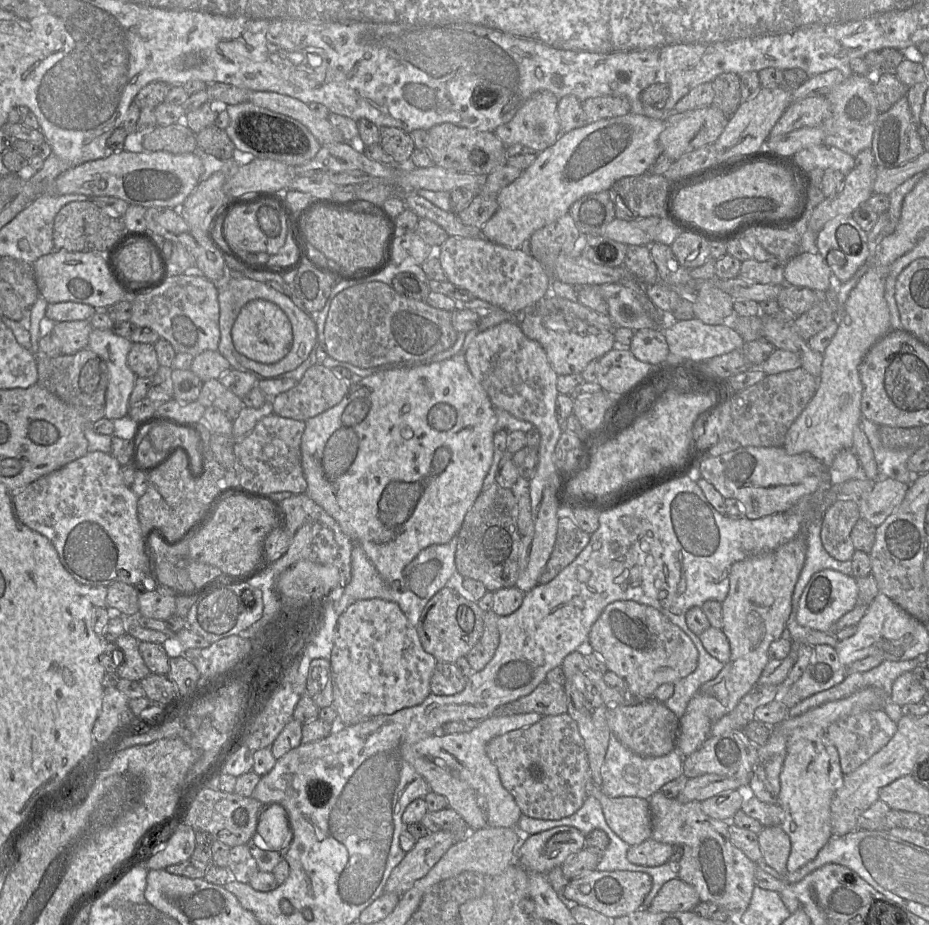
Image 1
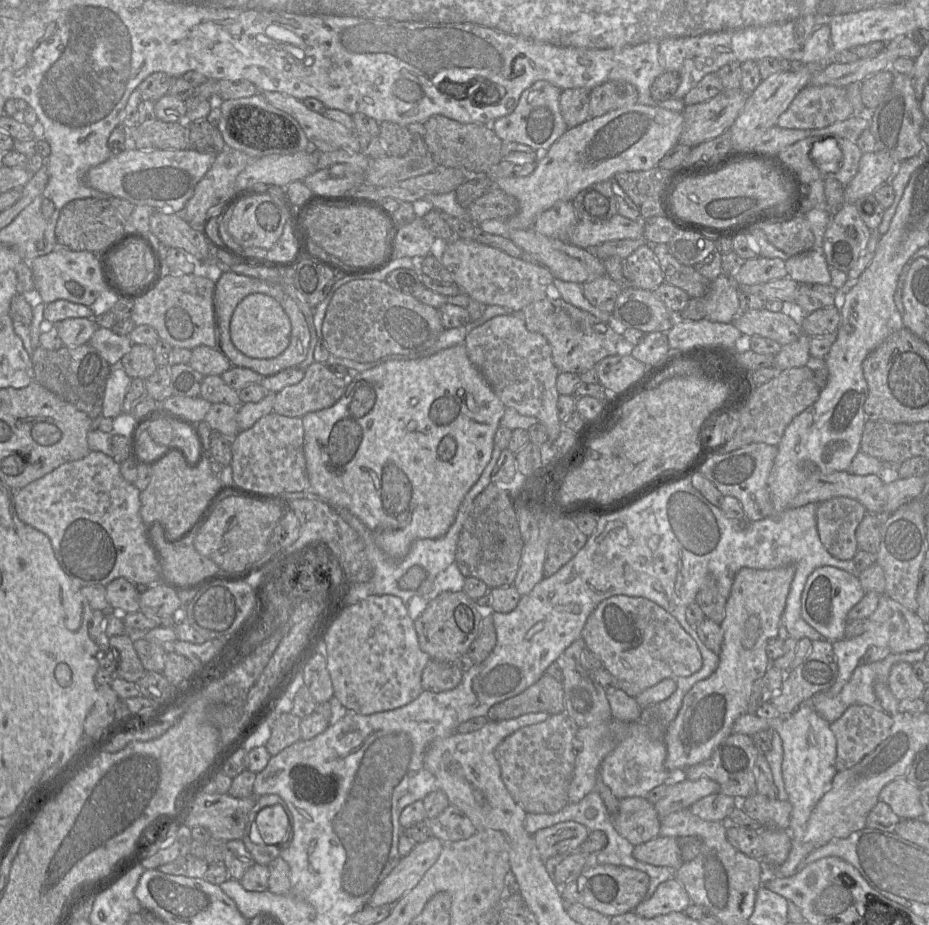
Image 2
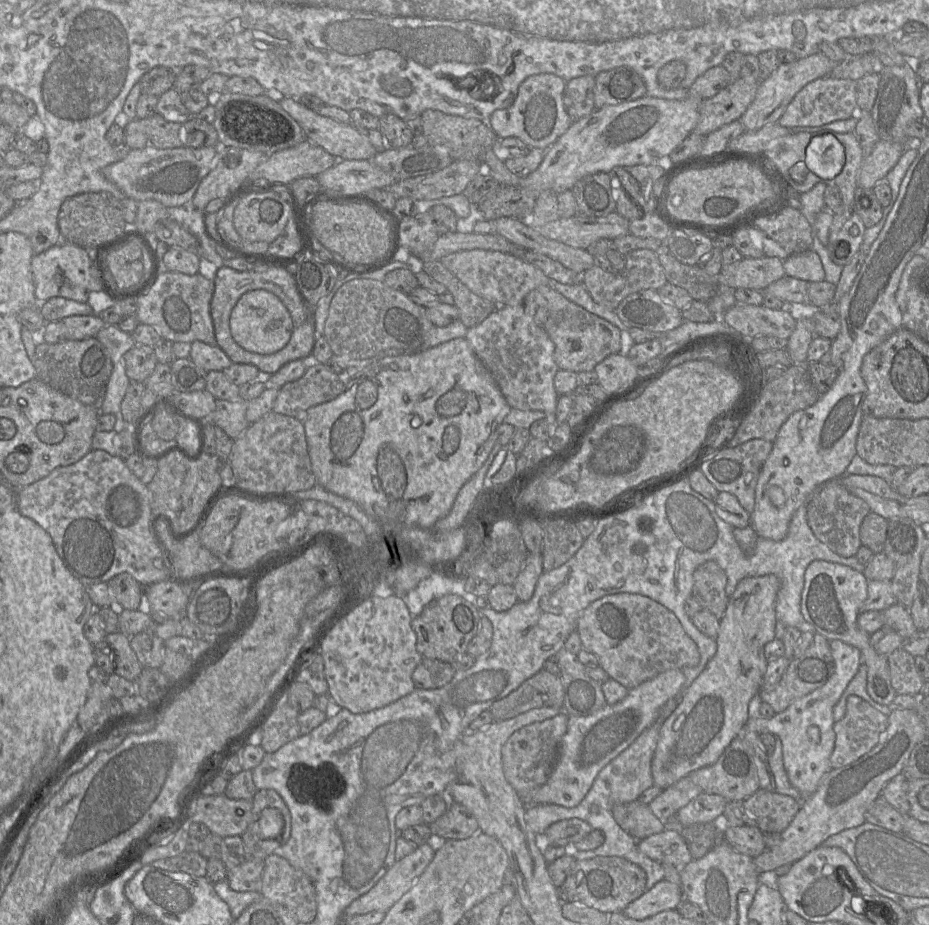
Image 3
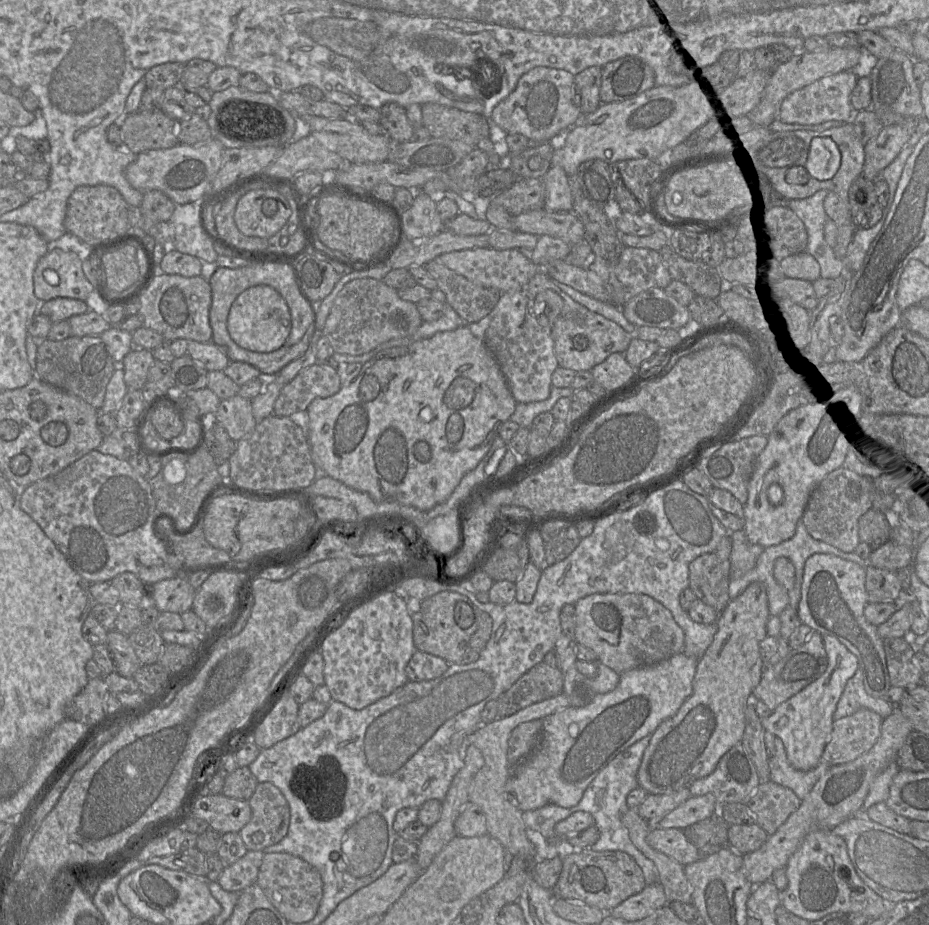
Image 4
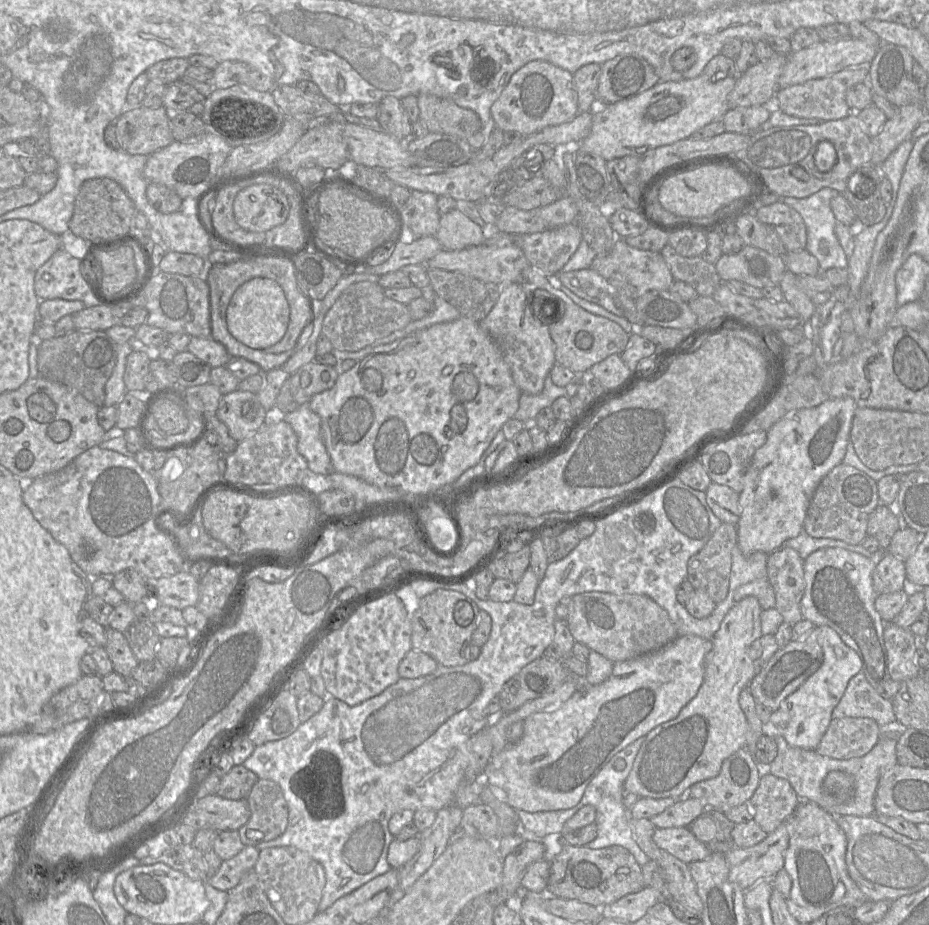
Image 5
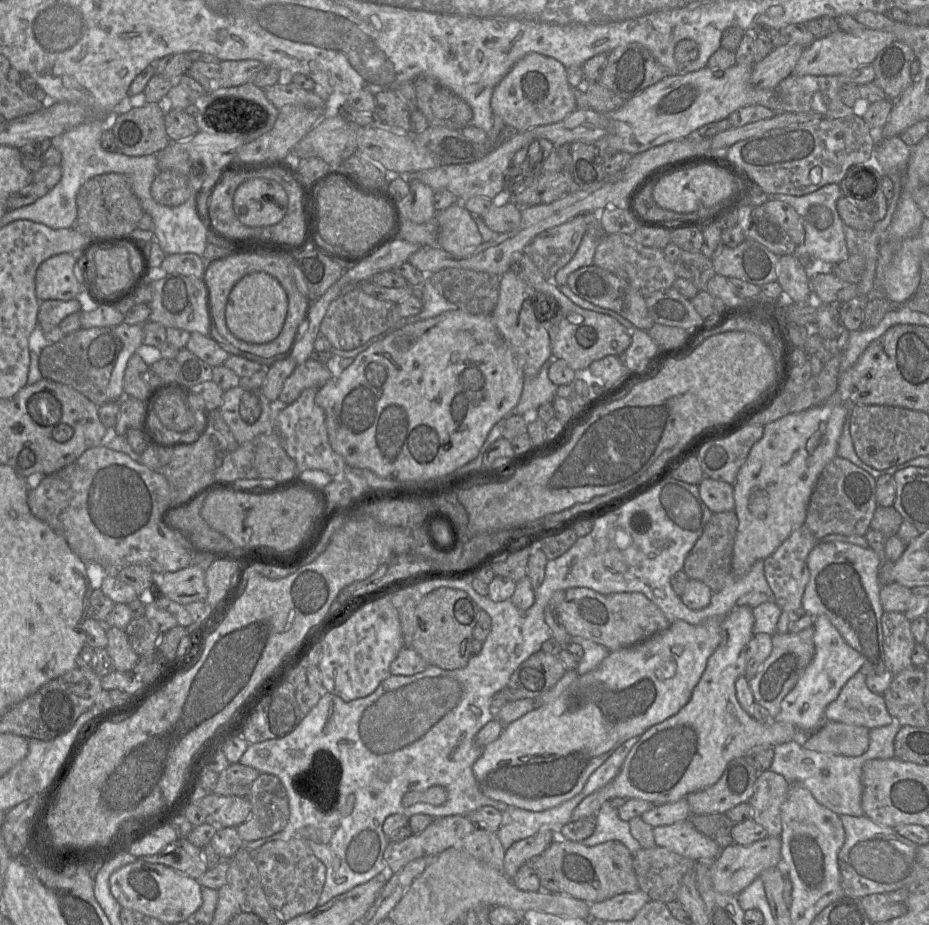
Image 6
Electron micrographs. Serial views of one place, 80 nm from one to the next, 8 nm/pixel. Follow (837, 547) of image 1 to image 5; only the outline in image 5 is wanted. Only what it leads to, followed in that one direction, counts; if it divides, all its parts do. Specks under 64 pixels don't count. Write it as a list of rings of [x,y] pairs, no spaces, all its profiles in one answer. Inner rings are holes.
[[[842,462],[817,486],[804,520],[804,531],[814,538],[832,538],[851,545],[860,544],[867,535],[869,516],[879,503],[876,481]]]

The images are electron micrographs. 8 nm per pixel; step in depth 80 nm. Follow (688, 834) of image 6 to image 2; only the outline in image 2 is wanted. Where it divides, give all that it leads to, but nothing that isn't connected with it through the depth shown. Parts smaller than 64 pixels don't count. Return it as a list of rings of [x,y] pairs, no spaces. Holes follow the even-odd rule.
[[[658,836],[634,846],[635,859],[654,866],[677,869],[682,864],[681,851],[676,838]]]

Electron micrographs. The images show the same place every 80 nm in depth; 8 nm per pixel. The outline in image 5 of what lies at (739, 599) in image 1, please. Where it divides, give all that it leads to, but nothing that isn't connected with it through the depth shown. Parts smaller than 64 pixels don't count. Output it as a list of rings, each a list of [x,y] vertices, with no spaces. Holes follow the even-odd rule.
[[[754,596],[743,598],[730,608],[711,640],[712,648],[705,657],[704,680],[697,694],[682,708],[676,718],[658,725],[645,736],[624,783],[625,792],[655,799],[684,798],[692,785],[716,777],[723,761],[739,749],[745,748],[748,723],[739,705],[739,696],[757,674],[754,660],[749,656],[749,647],[763,635],[761,612],[759,601]]]

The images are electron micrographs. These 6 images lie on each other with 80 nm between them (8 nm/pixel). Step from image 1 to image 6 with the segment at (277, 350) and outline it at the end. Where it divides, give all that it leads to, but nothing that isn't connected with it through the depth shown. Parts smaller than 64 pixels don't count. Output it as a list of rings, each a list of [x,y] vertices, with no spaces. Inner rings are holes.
[[[254,272],[241,278],[229,293],[225,319],[230,332],[240,340],[252,344],[273,341],[281,333],[288,311],[288,297],[273,276],[265,272]]]

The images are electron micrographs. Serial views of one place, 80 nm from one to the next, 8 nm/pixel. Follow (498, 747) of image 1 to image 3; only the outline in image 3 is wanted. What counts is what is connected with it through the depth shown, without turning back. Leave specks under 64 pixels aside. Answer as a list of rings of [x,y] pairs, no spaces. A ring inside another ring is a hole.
[[[561,711],[552,718],[516,730],[502,747],[504,775],[526,806],[533,804],[536,791],[546,783],[557,761],[559,747],[568,728],[569,716]]]

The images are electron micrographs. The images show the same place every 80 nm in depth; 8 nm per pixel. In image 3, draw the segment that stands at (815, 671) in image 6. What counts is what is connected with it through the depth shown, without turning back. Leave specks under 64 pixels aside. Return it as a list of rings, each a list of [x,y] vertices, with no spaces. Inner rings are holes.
[[[840,640],[829,641],[829,646],[835,668],[825,685],[794,700],[786,710],[770,718],[761,717],[753,711],[745,725],[745,728],[759,734],[769,732],[780,737],[784,768],[791,785],[802,795],[802,800],[817,790],[831,769],[830,757],[835,746],[833,708],[861,665],[861,653],[857,648]]]

